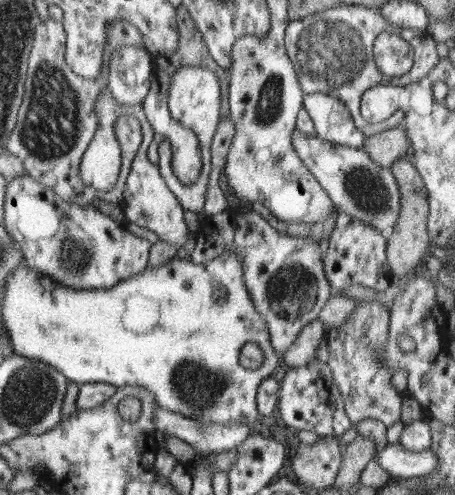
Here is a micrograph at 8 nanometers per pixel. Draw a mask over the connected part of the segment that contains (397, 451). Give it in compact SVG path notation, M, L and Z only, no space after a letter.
M399 442L387 444L374 454L380 466L391 476L412 478L434 472L438 465L436 452L424 449L420 452L406 450Z

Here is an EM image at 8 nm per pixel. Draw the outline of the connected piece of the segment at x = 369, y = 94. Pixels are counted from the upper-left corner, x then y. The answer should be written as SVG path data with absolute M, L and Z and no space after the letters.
M378 85L364 91L361 113L368 123L381 123L404 106L406 87Z

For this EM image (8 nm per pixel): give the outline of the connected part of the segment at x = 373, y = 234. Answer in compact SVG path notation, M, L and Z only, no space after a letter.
M339 212L323 261L325 276L330 285L336 288L335 292L341 292L337 289L346 289L352 284L370 287L375 292L386 291L393 278L386 255L386 246L387 240L376 228L344 212Z

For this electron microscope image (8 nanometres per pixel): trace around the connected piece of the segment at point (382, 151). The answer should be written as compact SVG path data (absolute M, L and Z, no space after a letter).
M396 128L365 137L363 148L376 164L390 169L398 159L407 158L411 142L402 128Z

